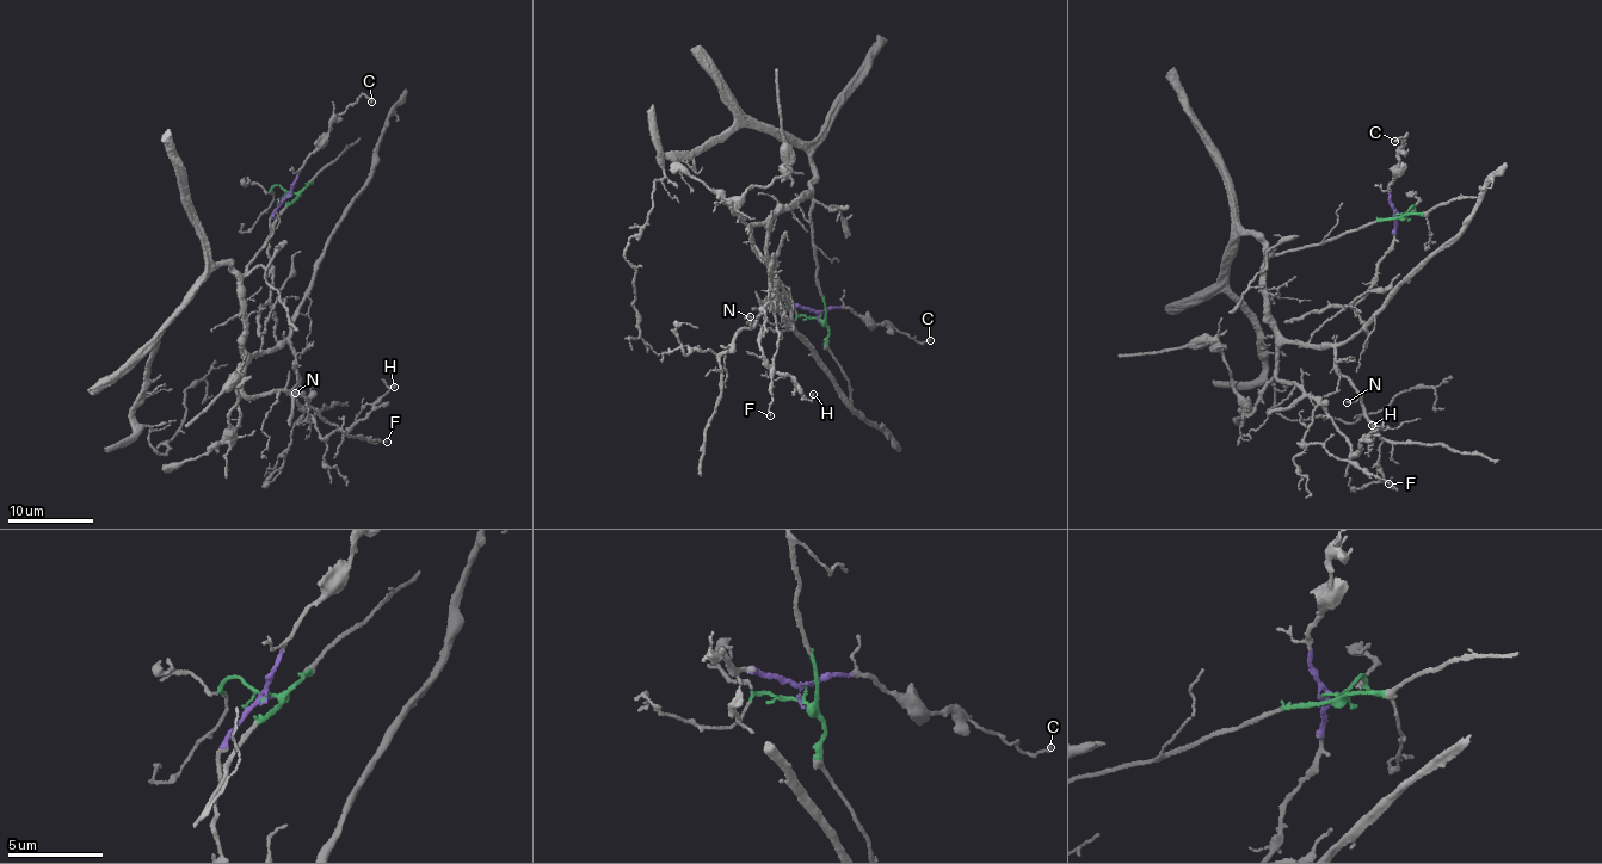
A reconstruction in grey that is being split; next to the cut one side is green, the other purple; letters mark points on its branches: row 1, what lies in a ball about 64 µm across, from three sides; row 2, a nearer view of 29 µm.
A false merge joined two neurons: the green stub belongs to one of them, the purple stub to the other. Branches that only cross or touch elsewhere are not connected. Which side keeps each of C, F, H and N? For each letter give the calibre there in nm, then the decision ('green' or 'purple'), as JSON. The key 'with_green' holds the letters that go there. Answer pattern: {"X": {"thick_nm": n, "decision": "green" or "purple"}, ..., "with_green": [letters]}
{"C": {"thick_nm": 160, "decision": "purple"}, "F": {"thick_nm": 130, "decision": "green"}, "H": {"thick_nm": 110, "decision": "green"}, "N": {"thick_nm": 110, "decision": "green"}, "with_green": ["F", "H", "N"]}

